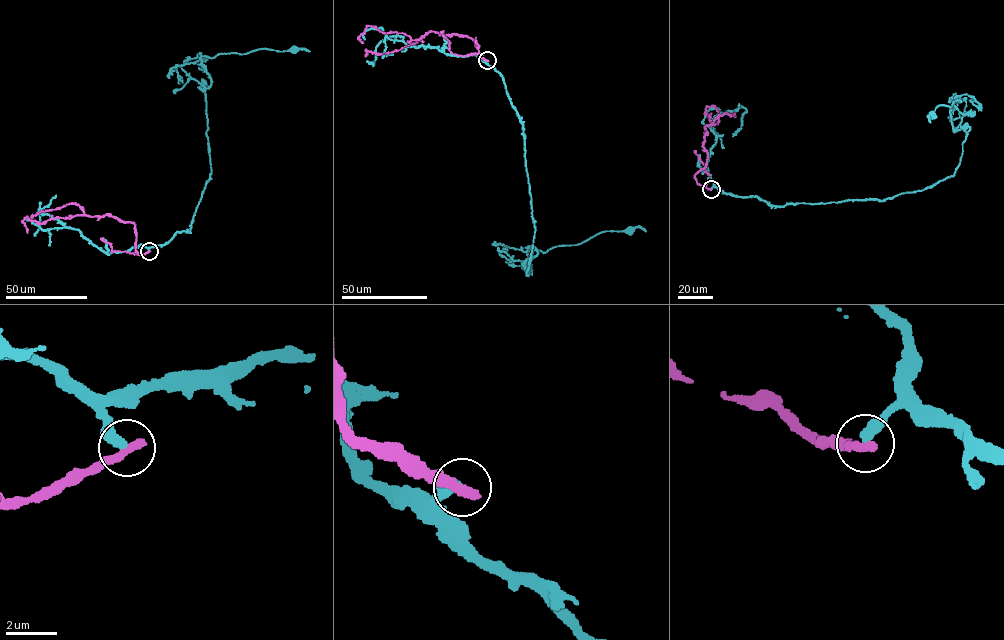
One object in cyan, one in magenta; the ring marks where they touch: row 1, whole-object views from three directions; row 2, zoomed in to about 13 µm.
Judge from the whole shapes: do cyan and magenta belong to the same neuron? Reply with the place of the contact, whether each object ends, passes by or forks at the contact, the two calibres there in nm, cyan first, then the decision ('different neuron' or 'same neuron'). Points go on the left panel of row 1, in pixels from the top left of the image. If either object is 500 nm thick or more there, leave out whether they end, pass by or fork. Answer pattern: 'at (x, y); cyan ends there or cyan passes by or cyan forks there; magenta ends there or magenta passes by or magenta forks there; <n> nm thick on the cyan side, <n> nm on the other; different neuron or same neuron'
at (149, 251); cyan ends there; magenta ends there; 380 nm thick on the cyan side, 460 nm on the other; different neuron

